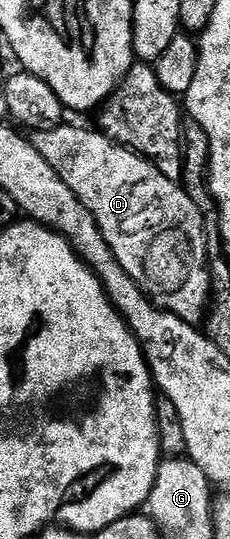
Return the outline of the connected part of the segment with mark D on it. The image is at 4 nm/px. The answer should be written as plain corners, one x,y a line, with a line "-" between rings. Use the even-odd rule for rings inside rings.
63,125
56,129
33,132
32,142
40,153
40,157
44,157
44,161
48,161
48,165
52,165
52,169
56,169
60,181
64,181
64,185
68,185
68,189
72,189
72,193
76,193
76,197
82,202
84,209
88,209
88,213
92,213
104,241
108,241
108,245
112,249
116,261
124,267
124,273
128,273
128,277
132,277
132,281
148,296
151,303
162,311
180,317
185,323
201,324
207,314
208,304
212,298
212,271
206,268
206,227
202,224
201,213
198,212
201,211
199,204
194,202
193,197
186,192
181,183
168,181
168,177
164,177
164,173
160,173
160,169
156,169
156,165
149,163
143,155
136,154
129,147
122,147
120,144
112,142
108,136
102,134
101,130
93,130
85,131
82,127

